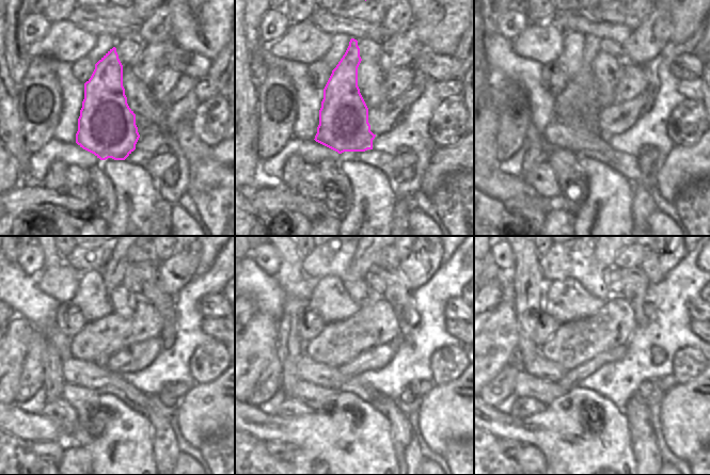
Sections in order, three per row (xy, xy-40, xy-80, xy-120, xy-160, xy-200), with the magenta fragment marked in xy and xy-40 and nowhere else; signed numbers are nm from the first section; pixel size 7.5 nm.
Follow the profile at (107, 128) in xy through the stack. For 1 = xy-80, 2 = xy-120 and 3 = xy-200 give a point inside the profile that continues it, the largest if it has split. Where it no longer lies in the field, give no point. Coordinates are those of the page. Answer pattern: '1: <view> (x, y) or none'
1: xy-80 (585, 80)
2: xy-120 (113, 273)
3: xy-200 (604, 257)

